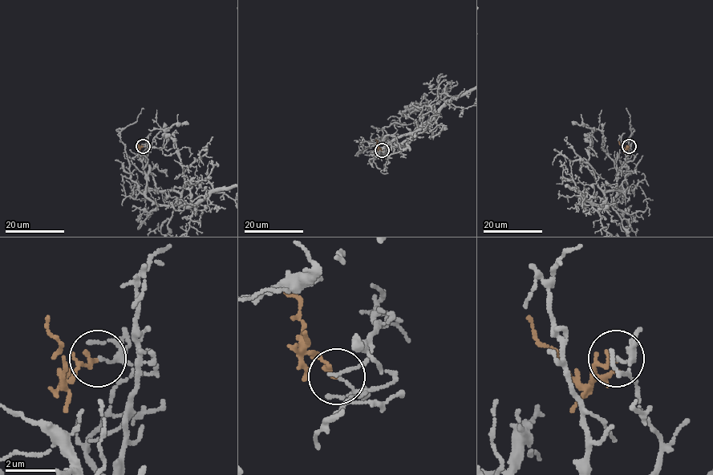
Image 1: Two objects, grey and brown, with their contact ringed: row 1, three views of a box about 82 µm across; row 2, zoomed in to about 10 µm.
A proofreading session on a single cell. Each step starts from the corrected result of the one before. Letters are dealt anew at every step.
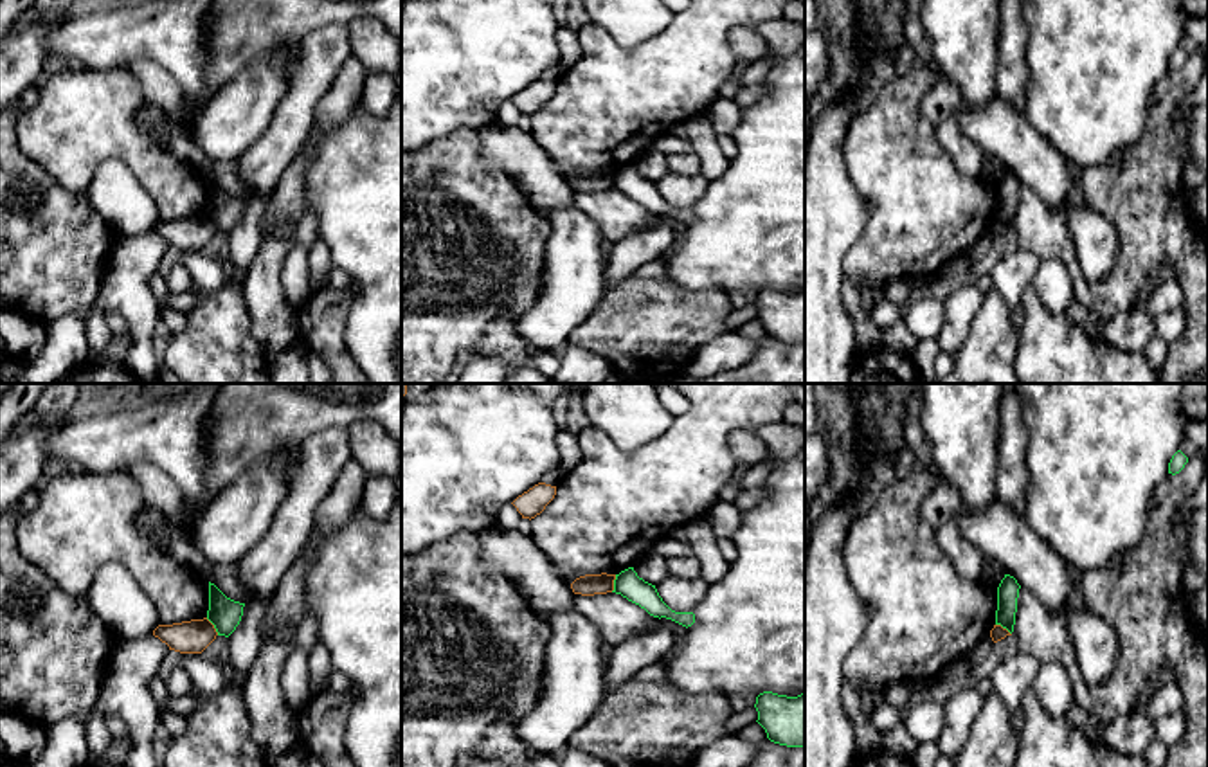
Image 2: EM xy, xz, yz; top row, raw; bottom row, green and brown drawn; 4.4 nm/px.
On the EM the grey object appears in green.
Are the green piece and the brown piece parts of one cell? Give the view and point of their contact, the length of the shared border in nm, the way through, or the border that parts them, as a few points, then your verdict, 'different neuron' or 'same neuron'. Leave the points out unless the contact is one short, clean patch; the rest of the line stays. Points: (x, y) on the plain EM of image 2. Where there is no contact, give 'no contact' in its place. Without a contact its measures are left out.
contact xy (215, 224); length 100 nm; border xy (206, 215), (218, 231); different neuron

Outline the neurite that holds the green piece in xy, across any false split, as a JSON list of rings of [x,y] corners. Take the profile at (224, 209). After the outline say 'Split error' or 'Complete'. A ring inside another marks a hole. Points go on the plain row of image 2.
[[[209,178],[207,216],[214,221],[218,232],[229,234],[241,218],[245,200],[227,194],[214,180]]]. Complete

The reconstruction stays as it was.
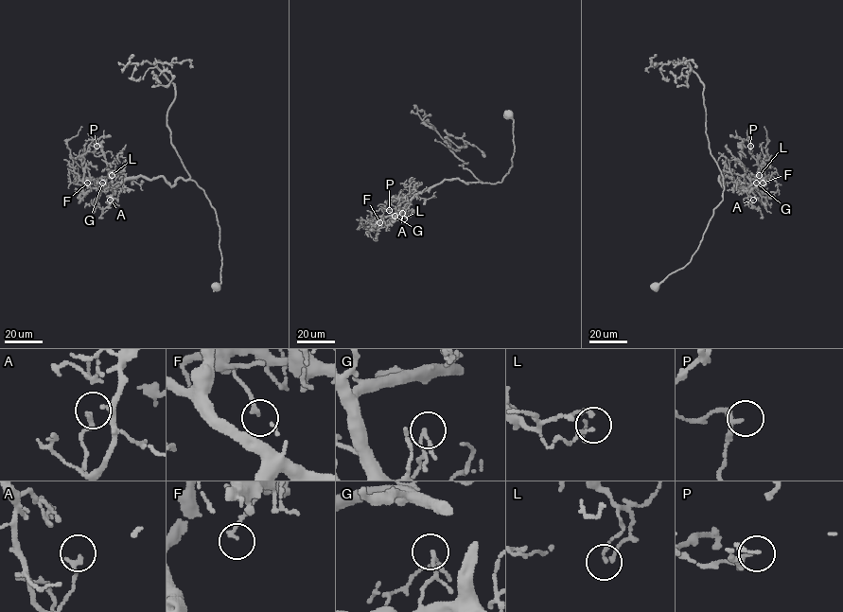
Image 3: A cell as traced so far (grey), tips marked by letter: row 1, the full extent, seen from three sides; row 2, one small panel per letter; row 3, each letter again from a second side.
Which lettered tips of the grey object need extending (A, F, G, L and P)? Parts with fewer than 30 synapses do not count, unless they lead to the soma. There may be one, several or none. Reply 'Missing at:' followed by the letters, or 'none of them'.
Missing at: none of them

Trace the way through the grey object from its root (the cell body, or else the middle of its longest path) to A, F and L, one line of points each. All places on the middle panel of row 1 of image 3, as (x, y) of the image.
A: (508, 114), (513, 120), (514, 151), (512, 166), (500, 183), (445, 179), (419, 191), (402, 213)
F: (508, 114), (513, 120), (514, 151), (512, 166), (500, 183), (445, 179), (418, 192), (379, 222)
L: (508, 114), (513, 120), (514, 151), (502, 181), (445, 179), (418, 192), (399, 210), (404, 218)

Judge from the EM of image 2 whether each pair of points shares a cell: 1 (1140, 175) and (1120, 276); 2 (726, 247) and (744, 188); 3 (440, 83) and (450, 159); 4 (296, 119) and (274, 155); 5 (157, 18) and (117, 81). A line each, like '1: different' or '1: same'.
1: same
2: same
3: different
4: same
5: different

